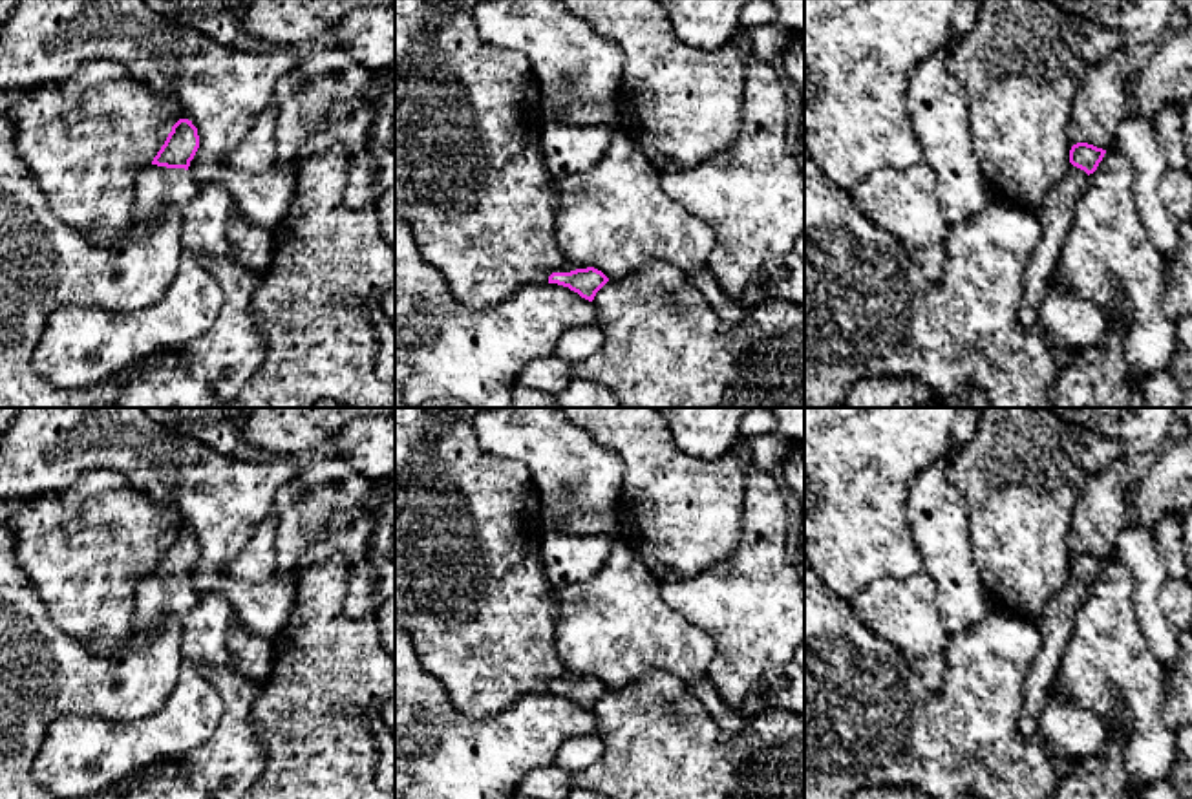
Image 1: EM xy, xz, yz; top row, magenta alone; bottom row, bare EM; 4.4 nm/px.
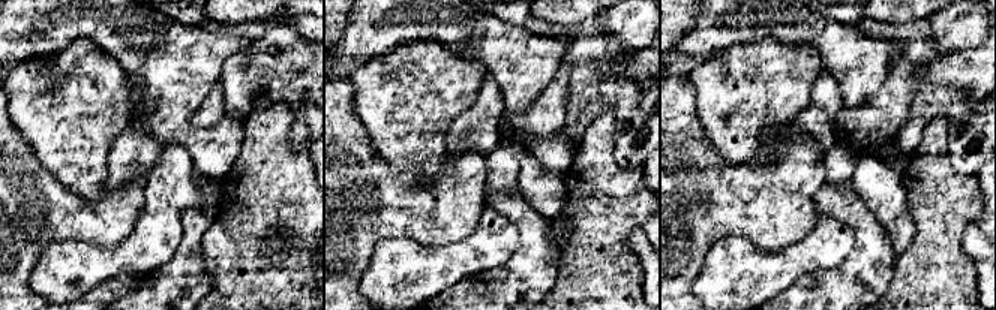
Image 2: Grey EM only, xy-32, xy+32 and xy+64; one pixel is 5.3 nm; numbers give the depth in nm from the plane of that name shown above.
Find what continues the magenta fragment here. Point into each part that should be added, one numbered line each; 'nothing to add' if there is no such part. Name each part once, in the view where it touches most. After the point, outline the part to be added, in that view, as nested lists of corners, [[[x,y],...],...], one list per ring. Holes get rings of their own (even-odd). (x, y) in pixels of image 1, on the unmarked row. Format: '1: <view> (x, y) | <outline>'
1: xy (156, 596) | [[[152,574],[135,587],[133,613],[130,618],[132,634],[137,640],[148,638],[161,618],[183,620],[199,602],[201,594],[185,578]]]

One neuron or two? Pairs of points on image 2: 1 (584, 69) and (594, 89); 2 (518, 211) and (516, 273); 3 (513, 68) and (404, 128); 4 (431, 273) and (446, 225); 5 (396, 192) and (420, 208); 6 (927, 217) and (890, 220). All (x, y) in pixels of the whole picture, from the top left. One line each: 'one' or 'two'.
1: one
2: one
3: two
4: two
5: one
6: two

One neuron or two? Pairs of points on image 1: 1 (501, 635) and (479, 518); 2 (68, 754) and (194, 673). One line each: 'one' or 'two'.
1: one
2: one

